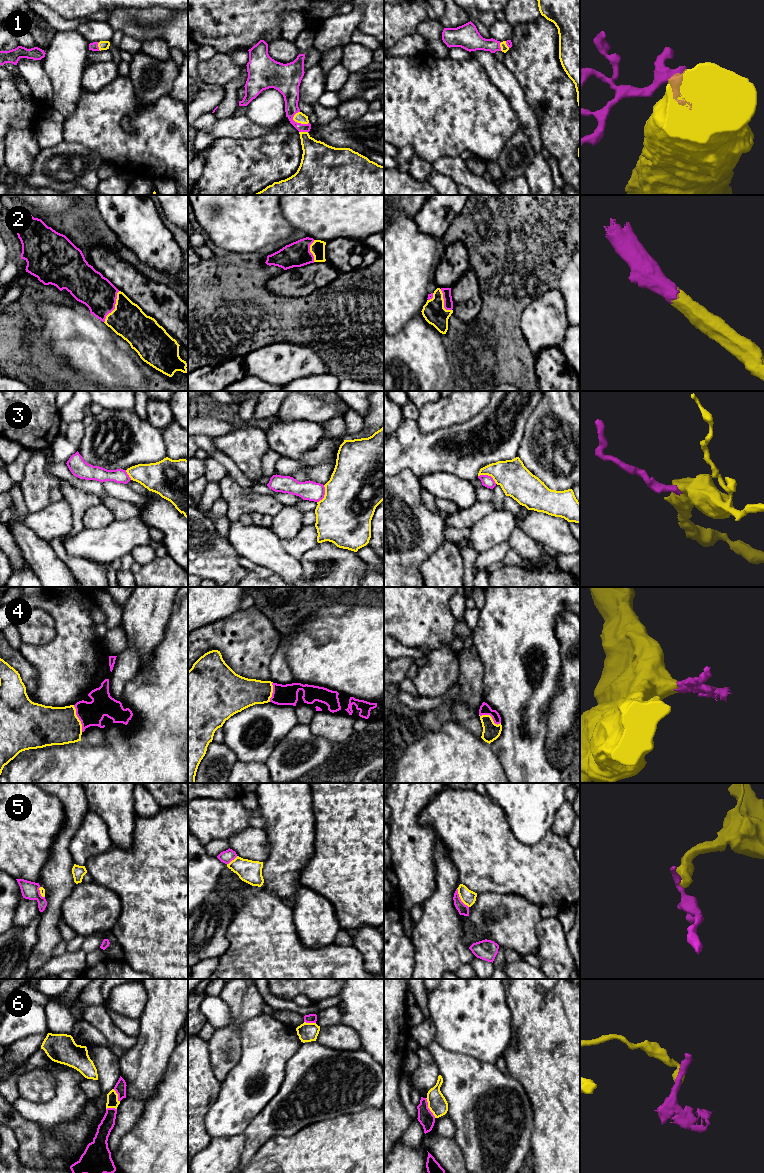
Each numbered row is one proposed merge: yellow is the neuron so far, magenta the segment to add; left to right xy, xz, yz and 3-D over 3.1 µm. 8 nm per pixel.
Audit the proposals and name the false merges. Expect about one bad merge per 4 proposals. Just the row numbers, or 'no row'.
3, 5, 6

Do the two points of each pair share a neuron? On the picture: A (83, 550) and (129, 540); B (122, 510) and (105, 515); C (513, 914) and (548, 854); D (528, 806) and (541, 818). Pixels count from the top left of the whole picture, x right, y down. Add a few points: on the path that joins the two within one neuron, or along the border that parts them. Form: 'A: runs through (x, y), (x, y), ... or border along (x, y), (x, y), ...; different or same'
A: runs through (94, 545), (106, 545), (118, 540); same
B: border along (101, 502), (115, 518); different
C: border along (500, 893), (517, 893), (541, 906); different
D: runs through (531, 808), (538, 815); same

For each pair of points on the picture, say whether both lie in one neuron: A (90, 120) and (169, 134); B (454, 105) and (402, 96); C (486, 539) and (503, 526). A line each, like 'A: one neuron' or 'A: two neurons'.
A: one neuron
B: one neuron
C: one neuron

